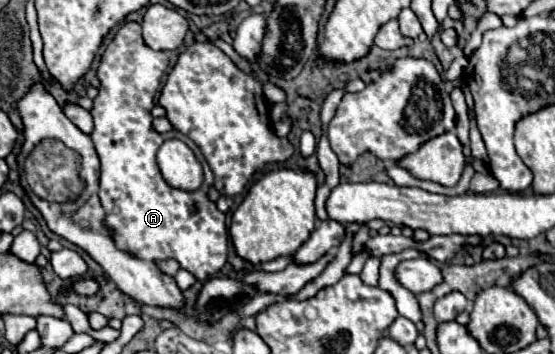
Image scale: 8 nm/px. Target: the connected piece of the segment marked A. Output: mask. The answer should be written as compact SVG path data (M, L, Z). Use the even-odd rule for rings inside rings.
M126 22L116 36L112 38L112 42L108 44L106 52L100 58L100 66L98 66L98 80L100 80L100 88L98 88L98 96L92 100L92 118L94 118L94 130L90 134L96 152L100 156L100 200L102 200L102 208L104 208L104 222L108 226L108 232L116 244L116 248L120 248L122 252L140 258L140 260L148 260L148 262L160 262L160 260L170 260L174 258L180 268L188 270L196 280L204 282L208 278L212 278L224 264L226 264L226 256L228 256L228 230L226 230L226 216L216 208L216 204L208 198L208 186L212 186L214 176L204 160L204 156L200 154L198 146L184 136L182 132L170 132L170 134L160 134L154 130L152 126L152 108L154 108L154 96L160 88L164 70L168 68L168 54L166 52L154 52L150 50L140 34L140 24L138 22ZM168 138L180 138L184 140L190 150L196 154L198 162L202 164L206 176L204 176L204 184L194 190L178 190L172 188L164 178L162 172L158 168L156 162L156 152L162 146L164 140ZM198 204L198 212L194 214L192 208Z

